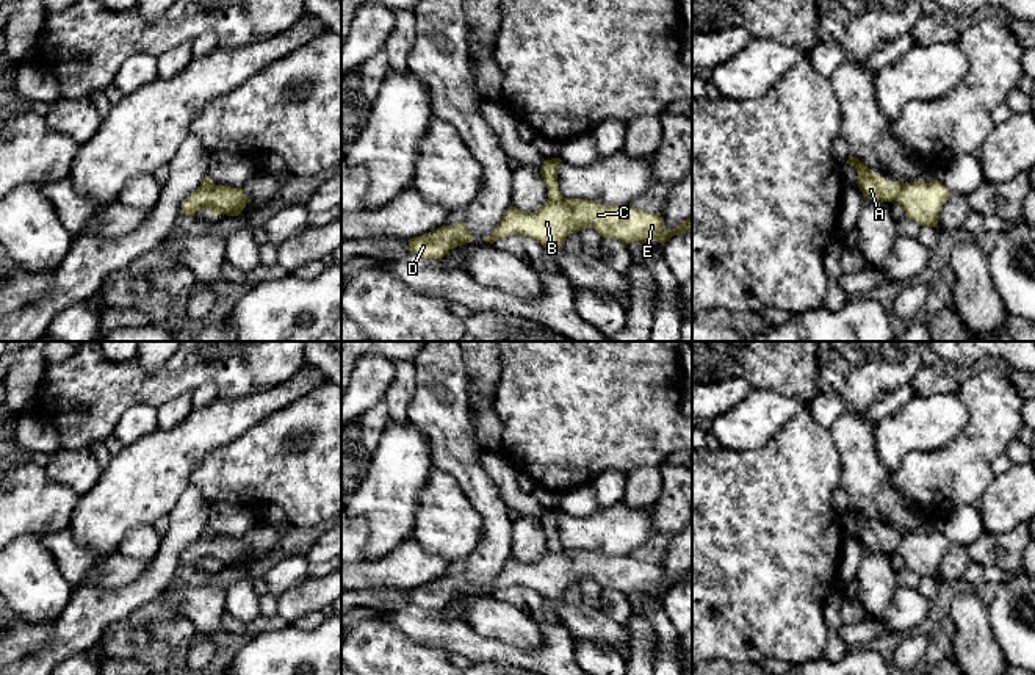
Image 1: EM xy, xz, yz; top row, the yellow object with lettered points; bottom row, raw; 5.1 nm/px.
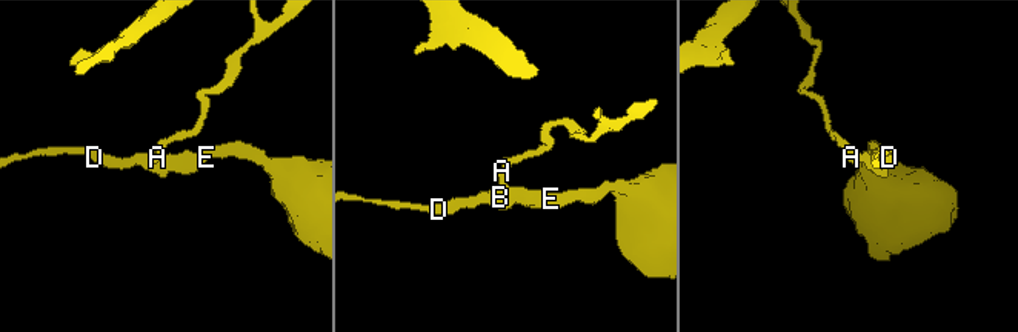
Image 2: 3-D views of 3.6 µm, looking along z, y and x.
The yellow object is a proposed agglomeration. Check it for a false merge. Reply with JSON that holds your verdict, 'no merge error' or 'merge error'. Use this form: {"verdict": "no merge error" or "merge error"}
{"verdict": "merge error"}

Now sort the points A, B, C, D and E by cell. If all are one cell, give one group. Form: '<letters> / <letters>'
A / B C D E

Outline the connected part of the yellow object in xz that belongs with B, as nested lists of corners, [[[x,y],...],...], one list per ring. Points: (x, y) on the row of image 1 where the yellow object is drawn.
[[[546,199],[537,211],[521,211],[510,207],[498,227],[484,241],[518,235],[529,236],[543,247],[559,249],[565,238],[584,227],[595,229],[603,238],[618,240],[625,244],[642,241],[665,243],[678,233],[692,232],[692,221],[683,221],[667,230],[661,213],[637,210],[631,205],[601,205],[593,200]]]

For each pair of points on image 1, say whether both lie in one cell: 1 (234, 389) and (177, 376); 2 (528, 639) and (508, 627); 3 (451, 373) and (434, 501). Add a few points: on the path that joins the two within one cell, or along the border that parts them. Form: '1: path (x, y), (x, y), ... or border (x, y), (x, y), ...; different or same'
1: path (219, 375), (191, 375); same
2: path (523, 635), (512, 627); same
3: border (434, 465), (448, 472), (464, 495); different

